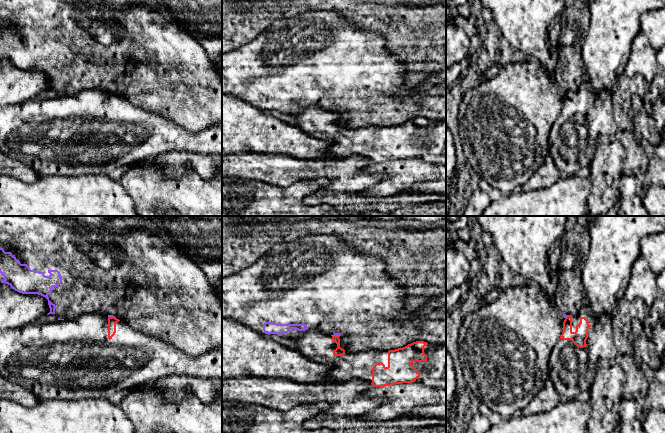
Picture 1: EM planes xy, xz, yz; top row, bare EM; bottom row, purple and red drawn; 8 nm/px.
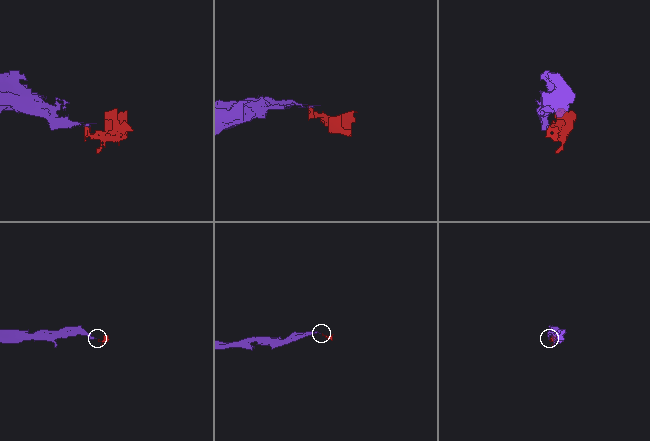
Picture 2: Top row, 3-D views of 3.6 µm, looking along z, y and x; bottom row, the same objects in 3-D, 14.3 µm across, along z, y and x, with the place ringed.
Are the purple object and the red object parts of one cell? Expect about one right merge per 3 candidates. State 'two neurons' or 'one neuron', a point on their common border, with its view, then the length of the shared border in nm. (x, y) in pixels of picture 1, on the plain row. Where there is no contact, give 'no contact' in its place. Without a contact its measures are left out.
two neurons | xy (112, 92) | 70 nm

